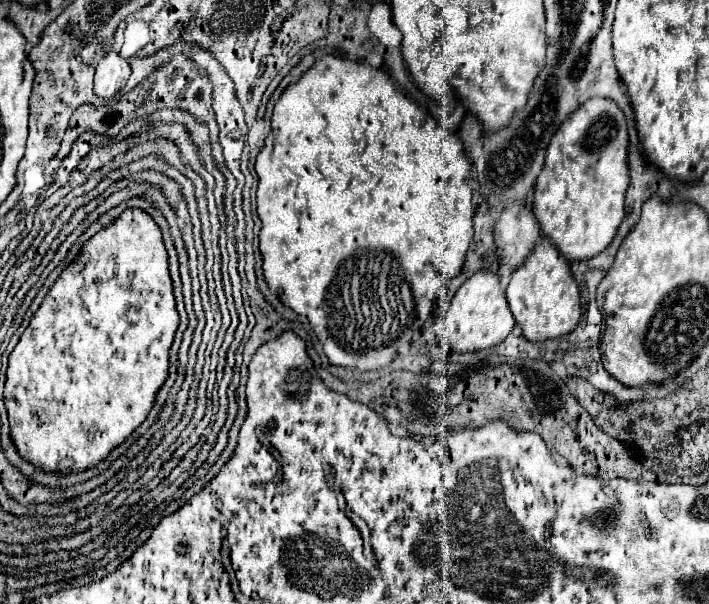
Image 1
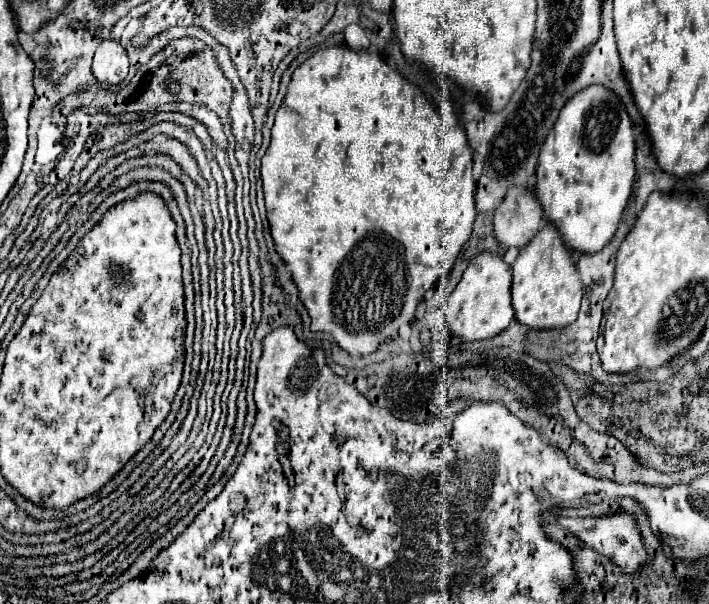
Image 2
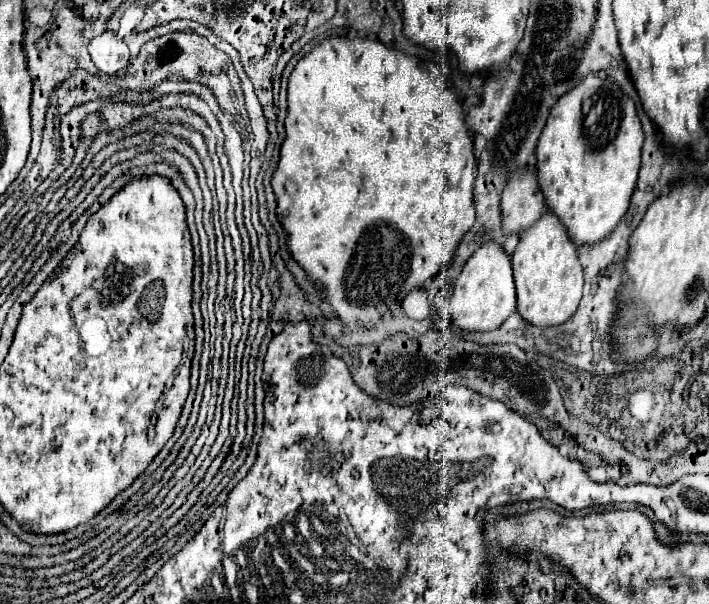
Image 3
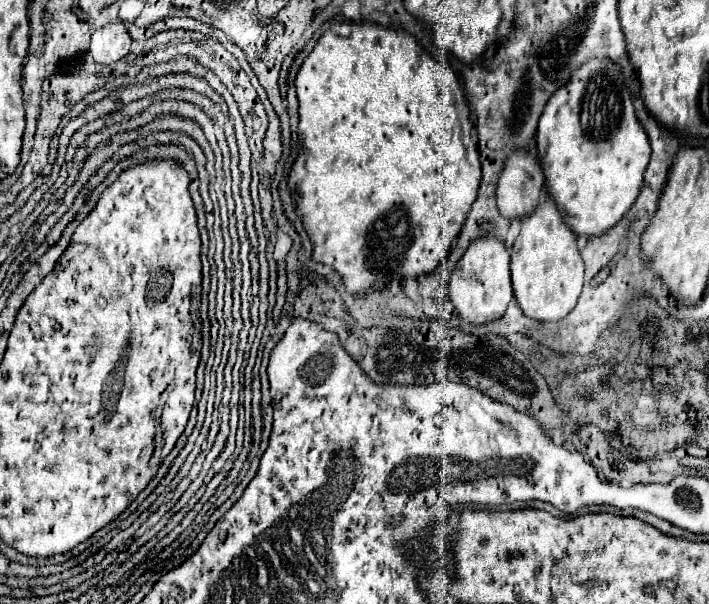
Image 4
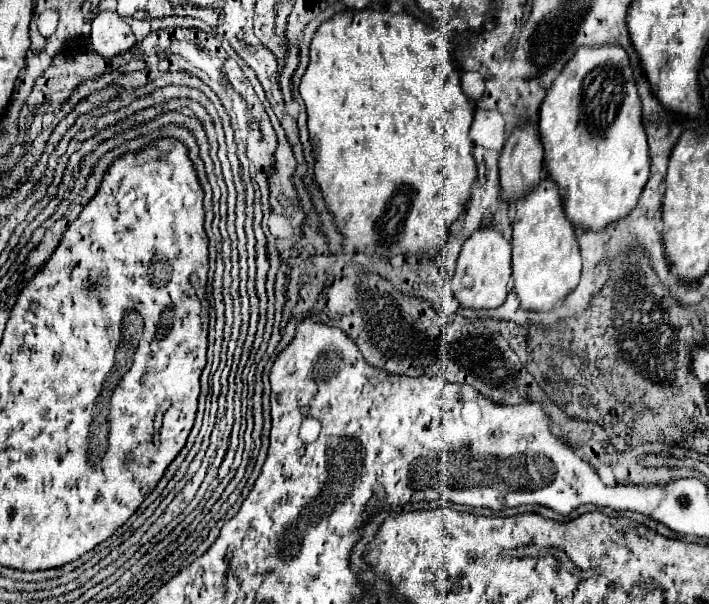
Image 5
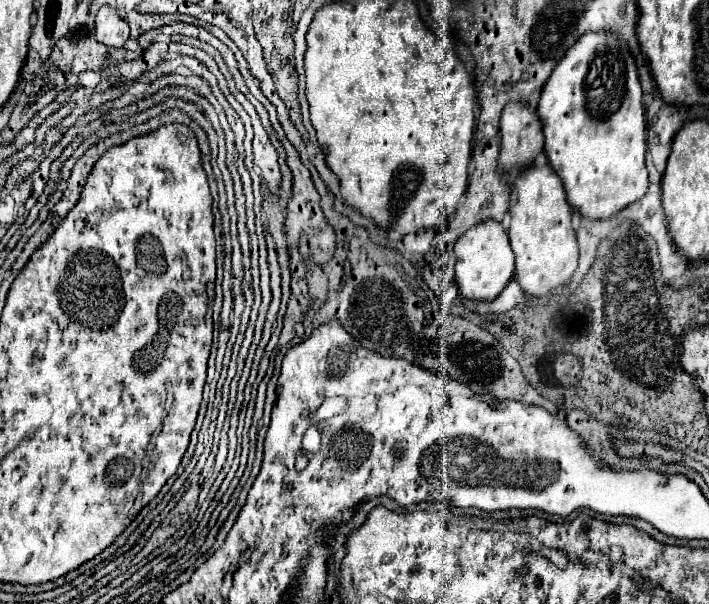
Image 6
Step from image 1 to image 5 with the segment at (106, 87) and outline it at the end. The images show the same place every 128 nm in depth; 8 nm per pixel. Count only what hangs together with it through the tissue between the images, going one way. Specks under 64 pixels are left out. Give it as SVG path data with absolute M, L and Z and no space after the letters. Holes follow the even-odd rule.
M100 12L92 20L92 50L102 58L114 58L136 44L132 28L116 12Z

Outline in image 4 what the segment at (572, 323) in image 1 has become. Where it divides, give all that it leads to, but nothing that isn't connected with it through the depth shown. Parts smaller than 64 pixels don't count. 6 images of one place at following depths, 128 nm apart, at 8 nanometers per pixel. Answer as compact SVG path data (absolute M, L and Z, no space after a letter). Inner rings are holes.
M550 198L520 220L522 230L512 246L512 286L514 296L528 318L548 322L560 320L572 312L582 292L584 262L576 248L576 236L564 224L556 204Z

